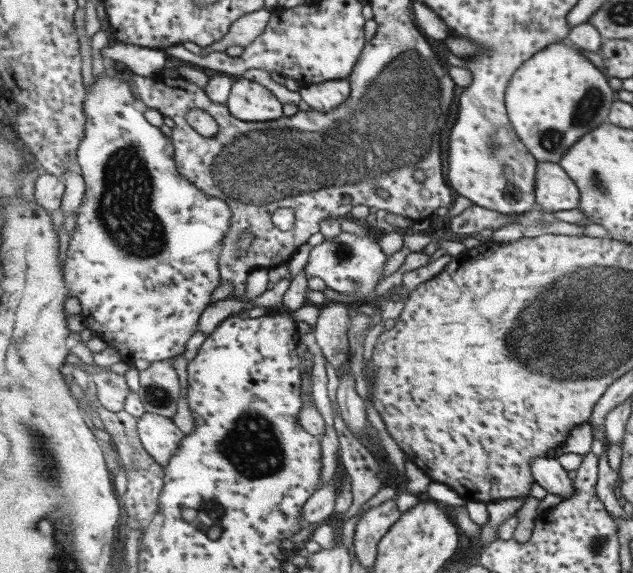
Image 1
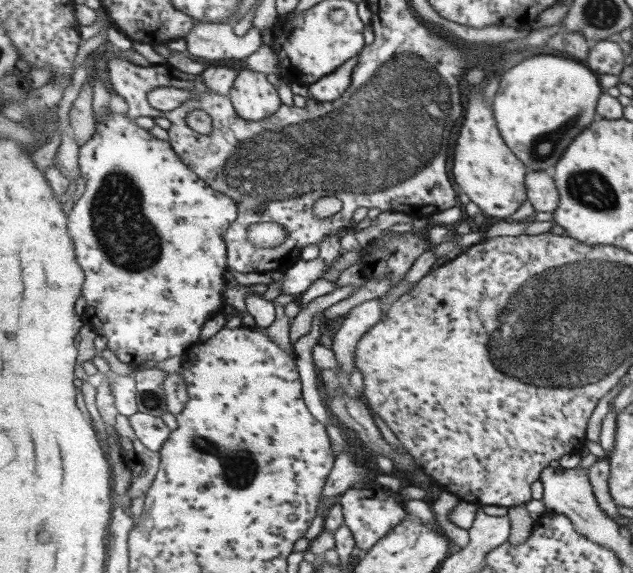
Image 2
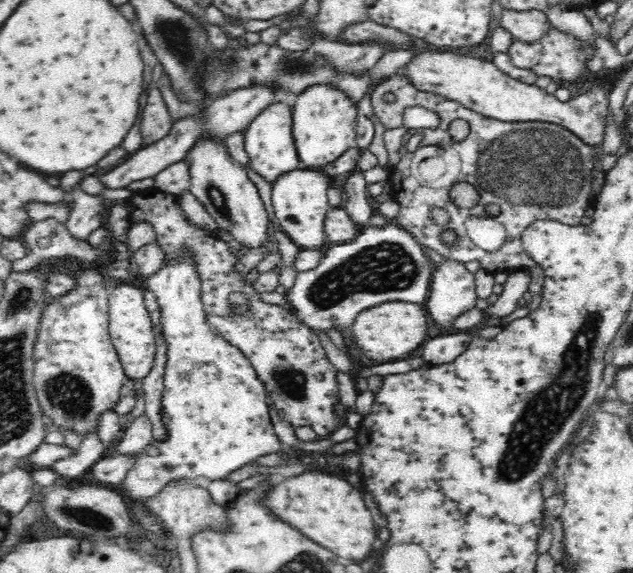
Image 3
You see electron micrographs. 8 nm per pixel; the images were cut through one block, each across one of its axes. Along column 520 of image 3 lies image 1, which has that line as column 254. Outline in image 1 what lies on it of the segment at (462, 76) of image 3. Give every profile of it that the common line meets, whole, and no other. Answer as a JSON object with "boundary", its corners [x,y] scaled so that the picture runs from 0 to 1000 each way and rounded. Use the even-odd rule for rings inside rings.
{"boundary":[[[389,131],[371,138],[360,180],[357,182],[371,206],[390,213],[422,213],[447,206],[447,180],[420,150],[395,140]]]}

